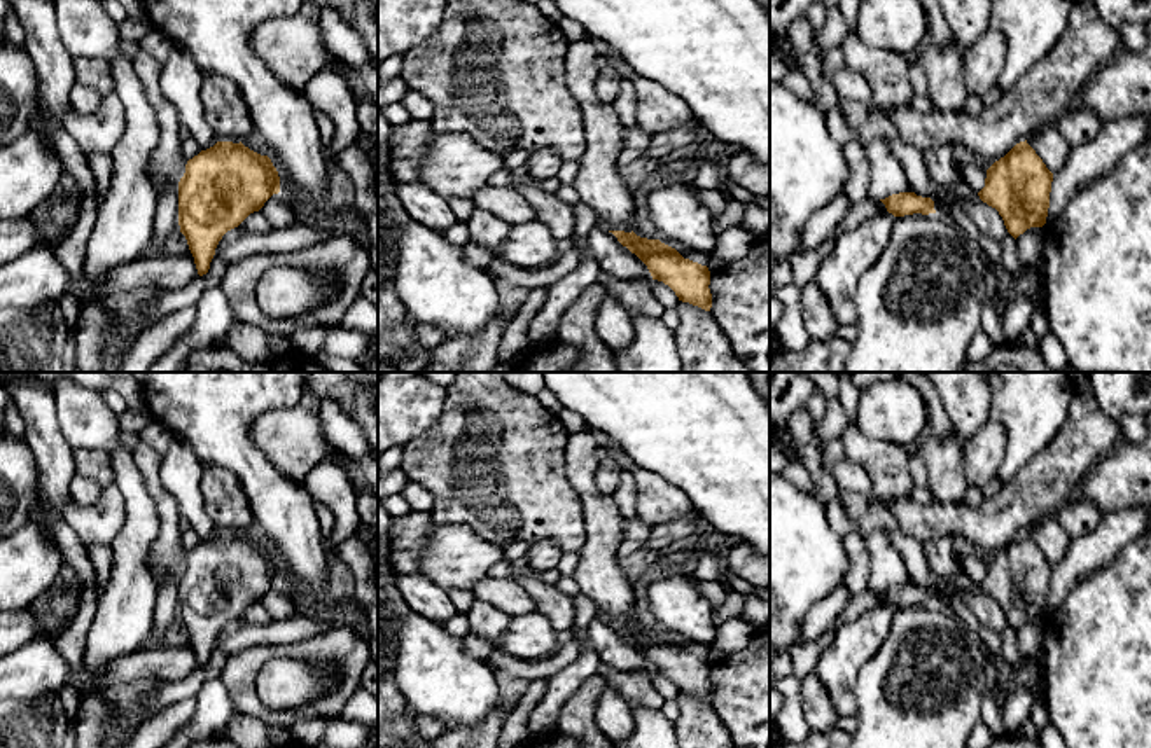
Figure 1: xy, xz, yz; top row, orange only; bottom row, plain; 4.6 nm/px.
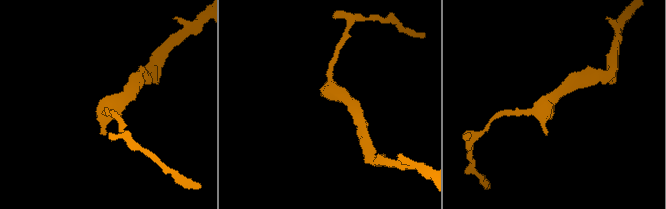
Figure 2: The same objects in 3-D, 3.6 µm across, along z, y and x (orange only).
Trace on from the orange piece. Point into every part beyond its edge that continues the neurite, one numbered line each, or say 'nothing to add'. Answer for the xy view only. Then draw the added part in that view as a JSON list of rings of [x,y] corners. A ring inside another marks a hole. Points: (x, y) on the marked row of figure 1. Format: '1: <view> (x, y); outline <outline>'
1: xy (167, 163); outline [[[140,49],[133,58],[133,66],[159,124],[159,142],[147,166],[149,177],[157,187],[164,182],[180,182],[185,173],[187,159],[182,154],[182,140],[178,136],[180,119],[177,108],[164,98],[159,86],[163,63],[159,63],[150,52]]]

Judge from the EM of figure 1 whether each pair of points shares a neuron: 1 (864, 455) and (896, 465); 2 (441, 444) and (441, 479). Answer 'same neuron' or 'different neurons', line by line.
1: same neuron
2: same neuron

